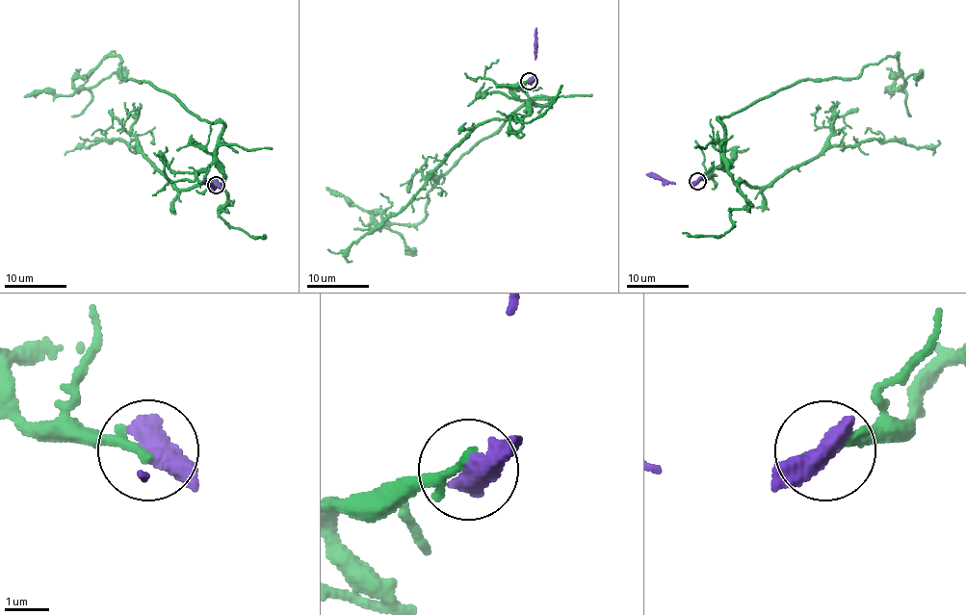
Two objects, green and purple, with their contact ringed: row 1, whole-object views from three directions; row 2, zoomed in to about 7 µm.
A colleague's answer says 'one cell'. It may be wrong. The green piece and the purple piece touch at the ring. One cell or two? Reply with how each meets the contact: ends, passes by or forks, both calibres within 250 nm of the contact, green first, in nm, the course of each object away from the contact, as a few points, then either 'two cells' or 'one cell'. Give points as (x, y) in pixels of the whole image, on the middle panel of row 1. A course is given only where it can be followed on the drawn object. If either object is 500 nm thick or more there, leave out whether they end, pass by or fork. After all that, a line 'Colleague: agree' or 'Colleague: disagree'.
calibres 220 and 600 nm; course green (529, 81), (510, 92), (545, 105), (525, 100), (465, 152), (428, 192), (421, 221), (377, 226), (326, 188); course purple (529, 81), (535, 76), (535, 28); two cells
Colleague: disagree

